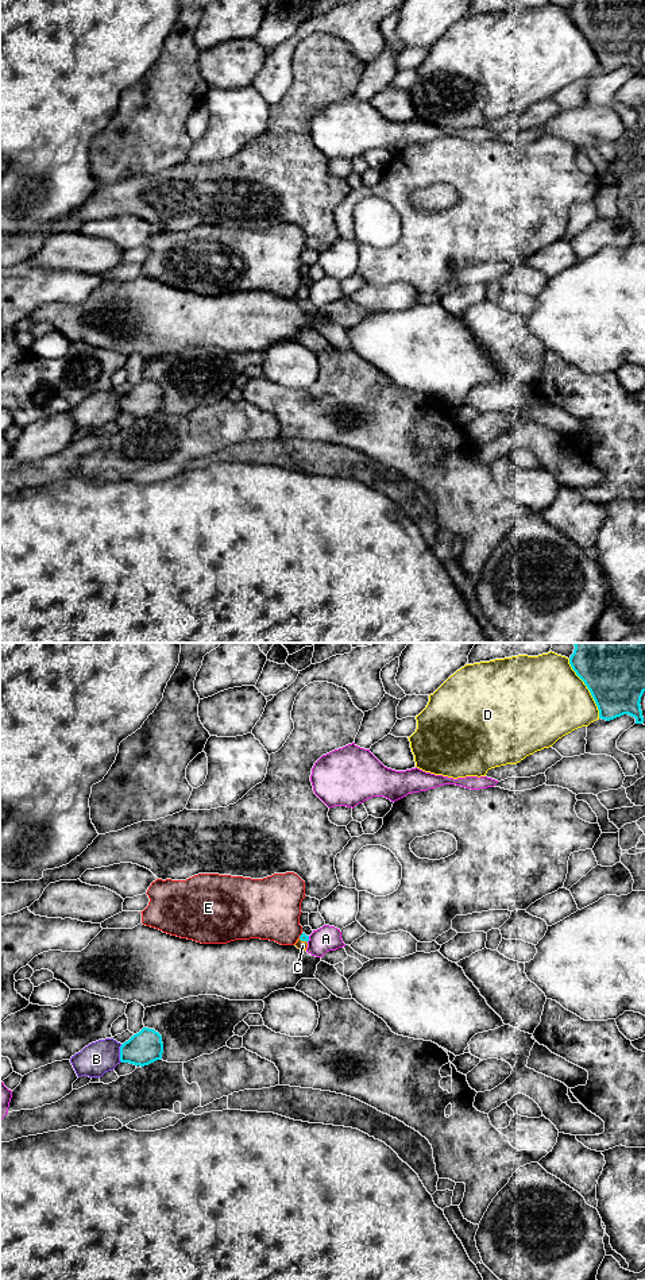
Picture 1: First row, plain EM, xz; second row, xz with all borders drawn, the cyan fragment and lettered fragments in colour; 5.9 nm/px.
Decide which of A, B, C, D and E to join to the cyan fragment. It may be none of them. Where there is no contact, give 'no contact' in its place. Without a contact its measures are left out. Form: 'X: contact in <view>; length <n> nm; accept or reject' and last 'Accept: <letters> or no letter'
A: contact in xz; length 40 nm; reject
B: contact in xz; length 110 nm; reject
C: contact in xz; length 60 nm; accept
D: contact in xz; length 400 nm; reject
E: contact in xz; length 40 nm; reject
Accept: C

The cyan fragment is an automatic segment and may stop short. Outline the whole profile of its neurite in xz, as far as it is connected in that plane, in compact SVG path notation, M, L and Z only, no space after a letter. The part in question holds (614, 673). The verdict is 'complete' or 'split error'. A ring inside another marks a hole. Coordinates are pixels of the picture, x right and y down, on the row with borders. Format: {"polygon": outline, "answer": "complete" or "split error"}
{"polygon": "M573 643L569 664L590 690L599 718L610 721L623 714L642 724L641 697L645 691L645 643Z", "answer": "complete"}

